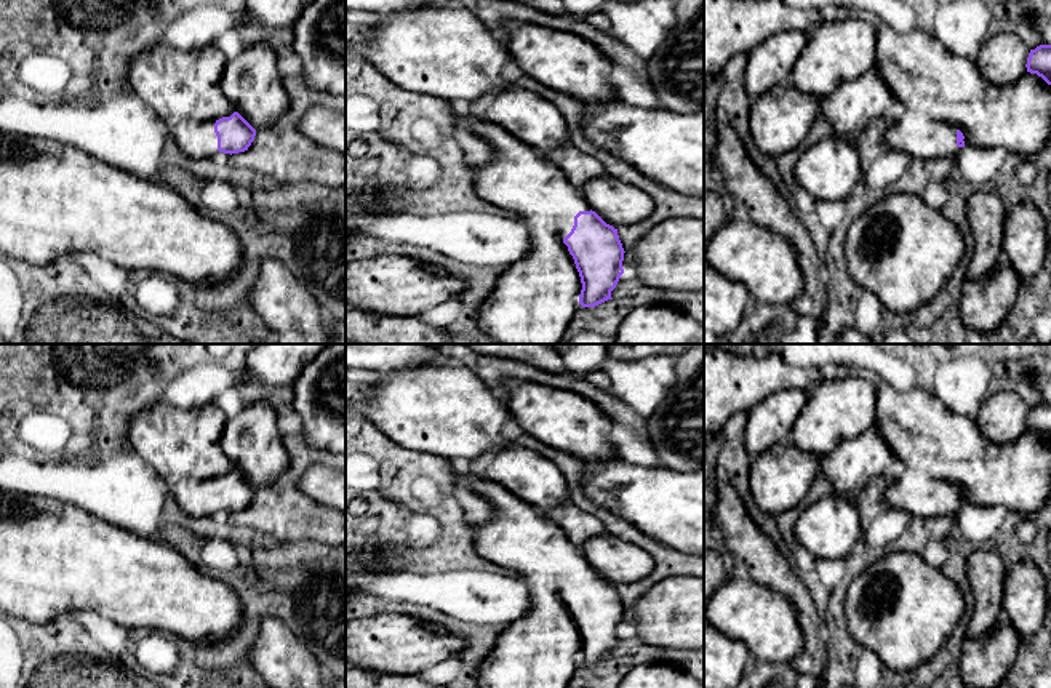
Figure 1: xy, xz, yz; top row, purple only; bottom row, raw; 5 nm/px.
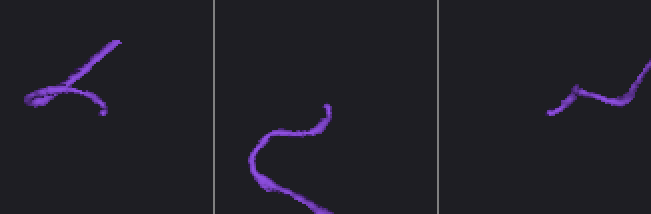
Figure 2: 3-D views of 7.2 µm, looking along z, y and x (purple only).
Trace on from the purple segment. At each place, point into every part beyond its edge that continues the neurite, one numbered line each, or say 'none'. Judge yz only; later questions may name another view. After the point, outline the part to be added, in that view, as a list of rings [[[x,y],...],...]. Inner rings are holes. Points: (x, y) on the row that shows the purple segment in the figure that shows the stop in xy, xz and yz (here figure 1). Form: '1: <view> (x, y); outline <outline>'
1: yz (941, 92); outline [[[875,14],[864,16],[877,32],[875,66],[896,101],[904,106],[904,114],[893,120],[886,131],[889,150],[905,152],[925,163],[937,158],[955,158],[961,150],[957,146],[957,131],[960,130],[965,136],[965,146],[1003,147],[1029,162],[1051,141],[1051,85],[1041,77],[1027,72],[1013,85],[995,86],[981,75],[974,59],[950,53],[934,34],[918,27],[901,34]]]

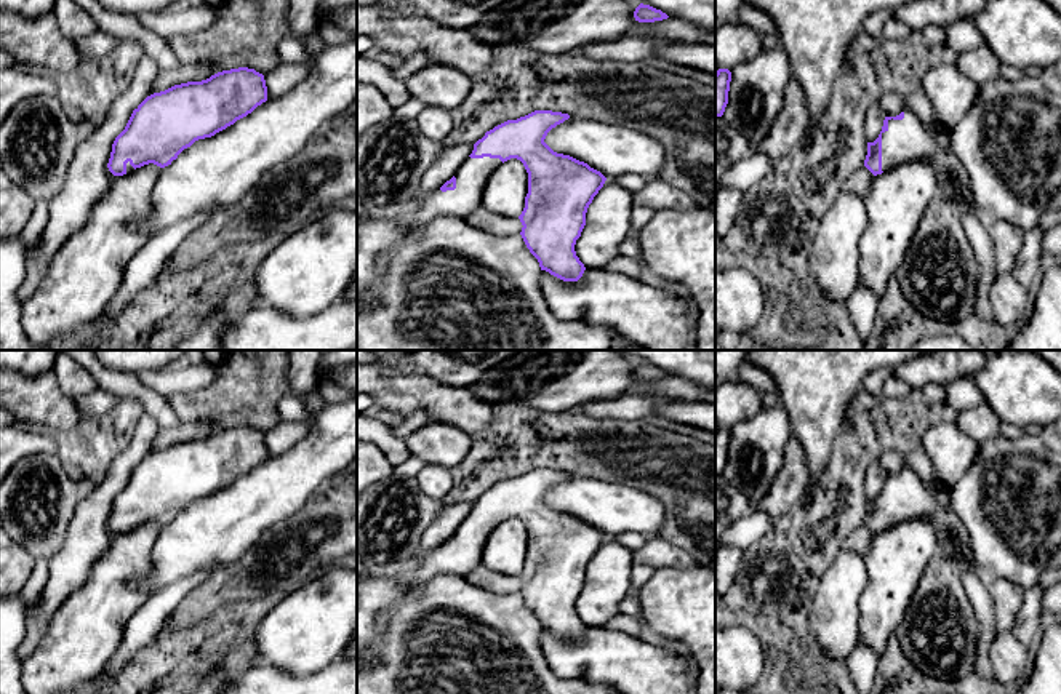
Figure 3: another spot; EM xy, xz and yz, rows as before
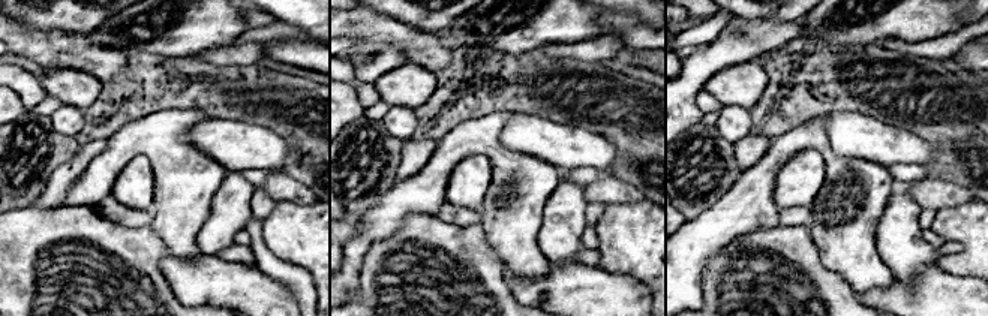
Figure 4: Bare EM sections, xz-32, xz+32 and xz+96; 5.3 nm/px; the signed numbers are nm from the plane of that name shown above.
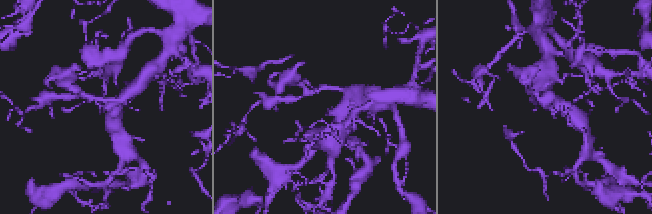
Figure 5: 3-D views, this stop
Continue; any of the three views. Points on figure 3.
1: yz (906, 141); outline [[[904,110],[903,120],[888,120],[888,130],[882,133],[882,171],[923,158],[933,163],[939,193],[952,205],[963,200],[975,211],[968,177],[957,157],[943,149],[911,110]]]

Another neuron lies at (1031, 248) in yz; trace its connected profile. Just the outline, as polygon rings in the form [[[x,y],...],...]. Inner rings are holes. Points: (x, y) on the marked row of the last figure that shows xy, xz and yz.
[[[1037,225],[1027,232],[1024,232],[1023,246],[1016,256],[1016,265],[1026,264],[1042,256],[1042,240],[1043,240],[1045,229]]]

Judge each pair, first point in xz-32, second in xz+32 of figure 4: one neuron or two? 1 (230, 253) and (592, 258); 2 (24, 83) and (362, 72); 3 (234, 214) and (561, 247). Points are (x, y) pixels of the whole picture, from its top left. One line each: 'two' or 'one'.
1: one
2: two
3: one

